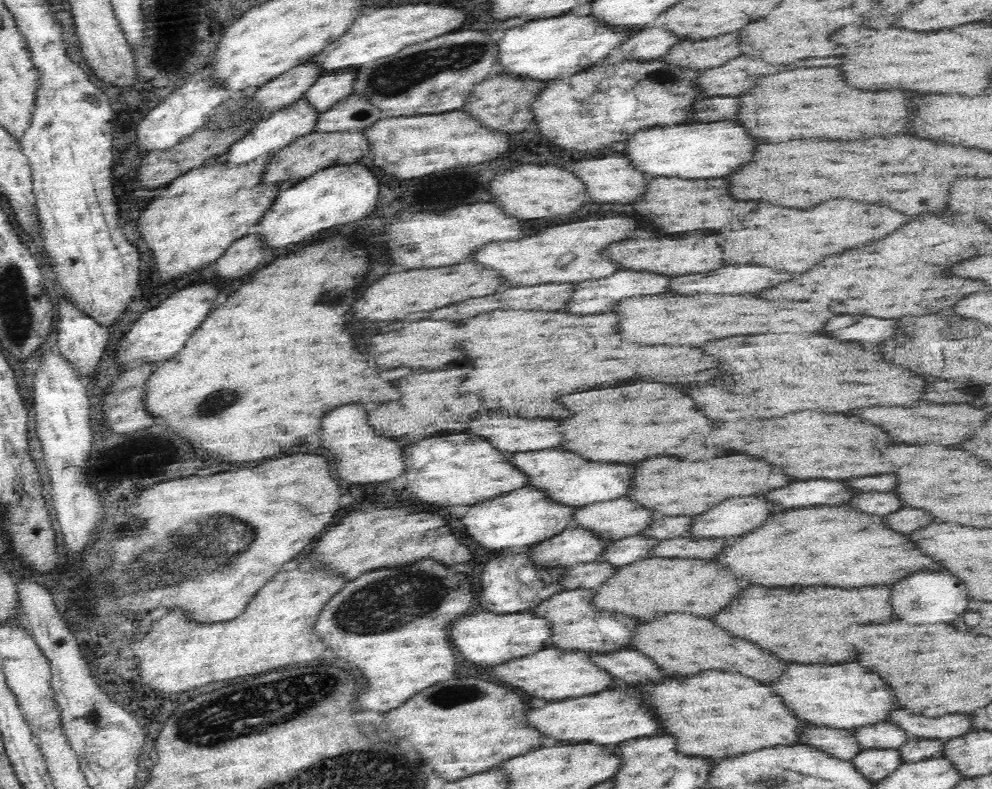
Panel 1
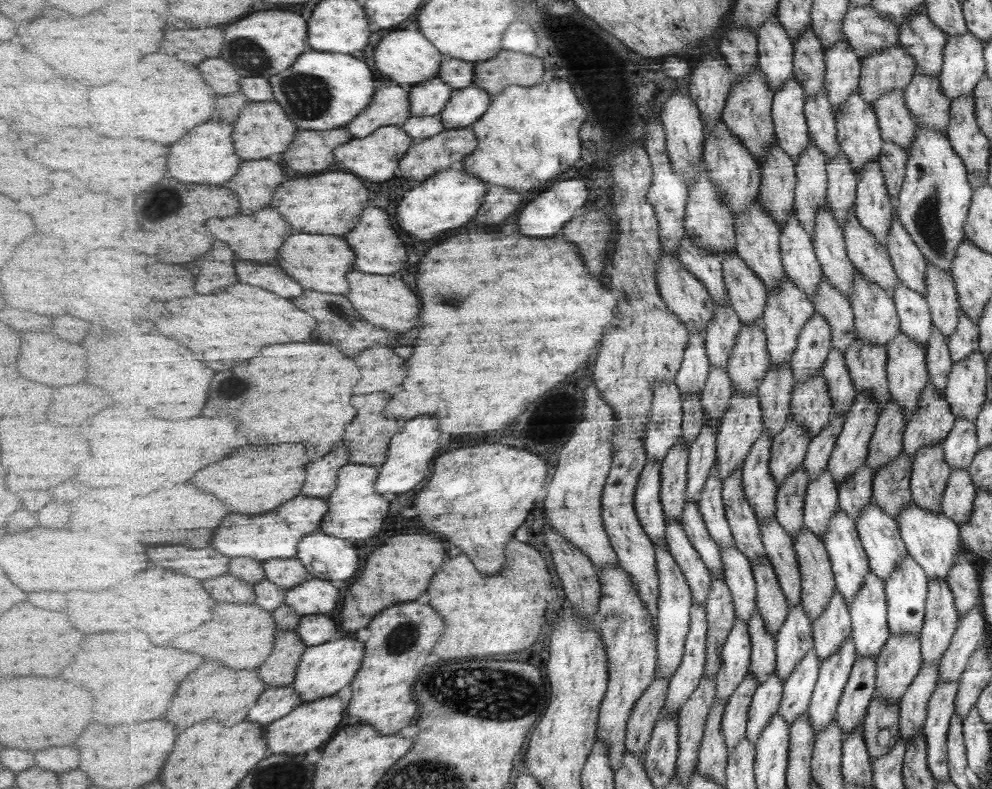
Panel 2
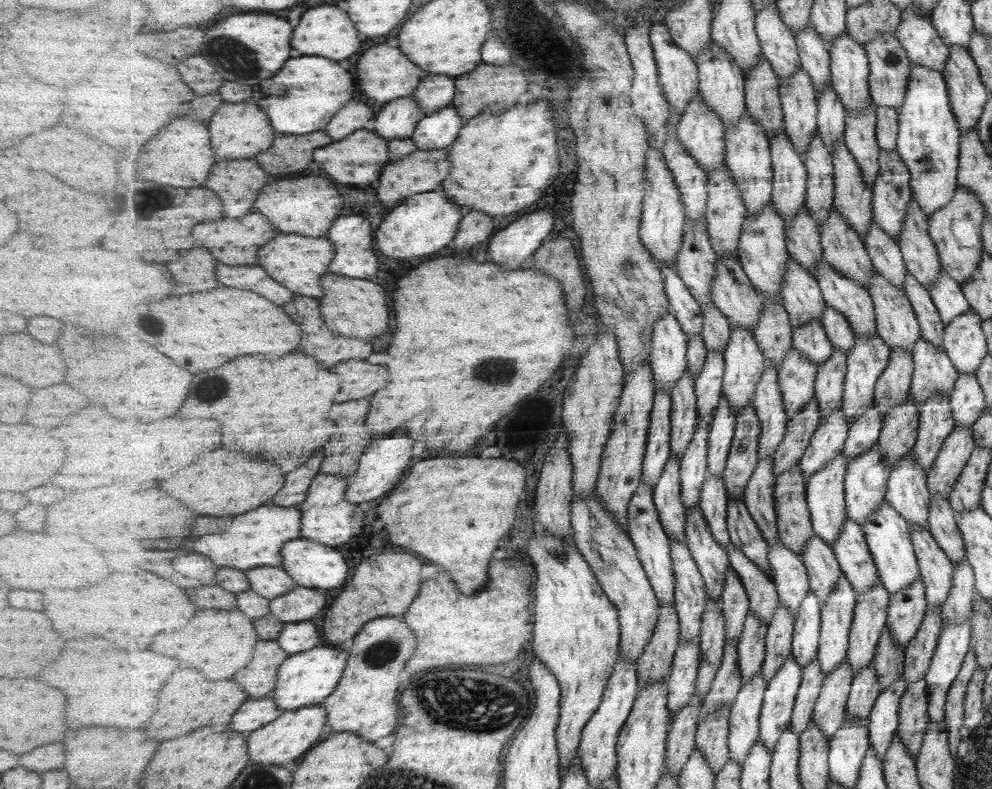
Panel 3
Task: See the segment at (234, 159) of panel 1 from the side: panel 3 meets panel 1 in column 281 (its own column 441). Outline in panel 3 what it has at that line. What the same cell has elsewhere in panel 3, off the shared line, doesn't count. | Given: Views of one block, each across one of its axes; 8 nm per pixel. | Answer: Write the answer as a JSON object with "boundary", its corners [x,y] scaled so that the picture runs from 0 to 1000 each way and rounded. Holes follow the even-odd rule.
{"boundary":[[[457,134],[447,137],[422,153],[416,180],[422,190],[447,190],[463,175],[468,158],[465,144]]]}

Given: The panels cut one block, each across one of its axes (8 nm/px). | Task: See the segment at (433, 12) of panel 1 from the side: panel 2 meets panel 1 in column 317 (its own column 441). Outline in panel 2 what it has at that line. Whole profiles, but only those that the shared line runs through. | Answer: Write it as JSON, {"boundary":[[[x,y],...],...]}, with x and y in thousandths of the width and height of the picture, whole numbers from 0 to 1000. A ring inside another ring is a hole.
{"boundary":[[[400,38],[388,46],[378,63],[379,89],[396,104],[421,108],[443,96],[447,77],[452,72],[441,63],[441,58],[422,38]]]}

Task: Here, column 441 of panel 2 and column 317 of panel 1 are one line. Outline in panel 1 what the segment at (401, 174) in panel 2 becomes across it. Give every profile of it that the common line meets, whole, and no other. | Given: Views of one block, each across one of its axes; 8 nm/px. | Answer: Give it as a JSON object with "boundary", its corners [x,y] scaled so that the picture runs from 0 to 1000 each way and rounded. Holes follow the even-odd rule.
{"boundary":[[[315,166],[299,175],[296,180],[273,195],[270,208],[263,217],[262,231],[258,234],[264,237],[270,234],[280,234],[281,241],[294,237],[317,219],[325,214],[333,214],[338,210],[350,209],[362,205],[371,193],[371,179],[367,177],[364,167],[328,167],[321,169]]]}

